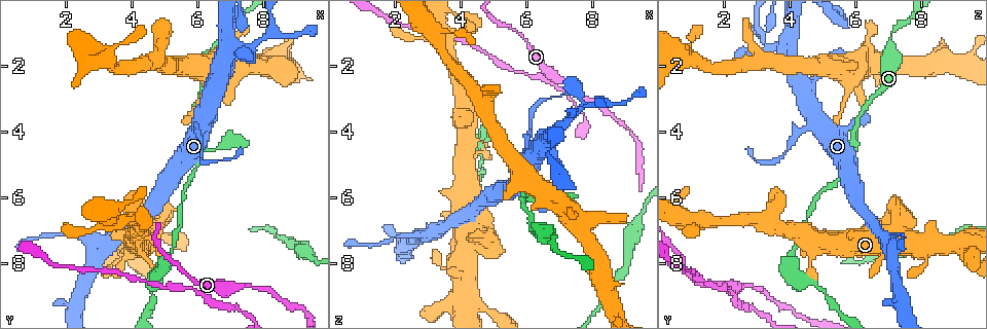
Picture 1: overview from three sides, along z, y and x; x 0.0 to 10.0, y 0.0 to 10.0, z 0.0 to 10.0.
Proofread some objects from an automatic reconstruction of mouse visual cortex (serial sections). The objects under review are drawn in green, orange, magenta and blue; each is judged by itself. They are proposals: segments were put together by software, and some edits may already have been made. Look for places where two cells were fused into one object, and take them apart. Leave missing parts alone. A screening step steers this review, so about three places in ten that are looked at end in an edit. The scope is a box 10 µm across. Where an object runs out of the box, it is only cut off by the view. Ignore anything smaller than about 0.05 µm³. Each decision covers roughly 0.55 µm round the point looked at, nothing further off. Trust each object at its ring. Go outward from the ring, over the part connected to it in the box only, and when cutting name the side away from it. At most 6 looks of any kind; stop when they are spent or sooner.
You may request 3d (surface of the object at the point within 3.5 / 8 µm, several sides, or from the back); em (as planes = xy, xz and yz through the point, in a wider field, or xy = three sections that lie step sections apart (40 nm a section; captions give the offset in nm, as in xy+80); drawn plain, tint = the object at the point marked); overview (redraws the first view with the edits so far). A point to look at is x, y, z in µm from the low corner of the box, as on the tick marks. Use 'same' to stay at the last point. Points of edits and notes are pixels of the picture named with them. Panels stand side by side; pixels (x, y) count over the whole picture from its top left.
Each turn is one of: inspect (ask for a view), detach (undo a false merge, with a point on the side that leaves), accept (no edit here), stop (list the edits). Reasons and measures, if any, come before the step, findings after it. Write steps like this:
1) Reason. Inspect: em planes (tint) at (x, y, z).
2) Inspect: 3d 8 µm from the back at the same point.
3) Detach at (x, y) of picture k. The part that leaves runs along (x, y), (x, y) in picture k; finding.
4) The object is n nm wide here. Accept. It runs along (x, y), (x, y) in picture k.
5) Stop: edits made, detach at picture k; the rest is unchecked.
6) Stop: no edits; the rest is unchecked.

Abrupt turn. Inspect: 3d 3.5 µm at (6.70, 9.25, 2.50).

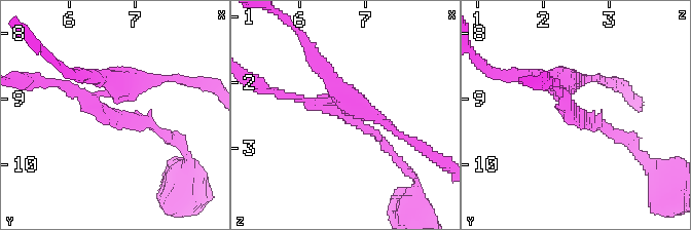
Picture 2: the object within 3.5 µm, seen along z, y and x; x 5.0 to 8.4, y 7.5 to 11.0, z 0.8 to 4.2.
Now the EM. Inspect: em xy step 5 (tint) at (6.65, 9.25, 2.50).

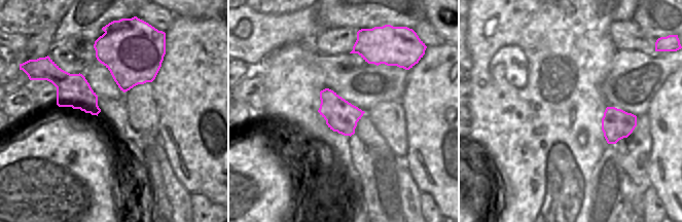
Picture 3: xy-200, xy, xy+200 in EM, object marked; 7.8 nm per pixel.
The arms are 150, 150, 250 nm wide. Detach at (122, 124) of picture 2. The part that leaves runs along (102, 91), (29, 82) in picture 2; two cells meet here.

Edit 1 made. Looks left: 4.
See it whole again. Inspect: overview.

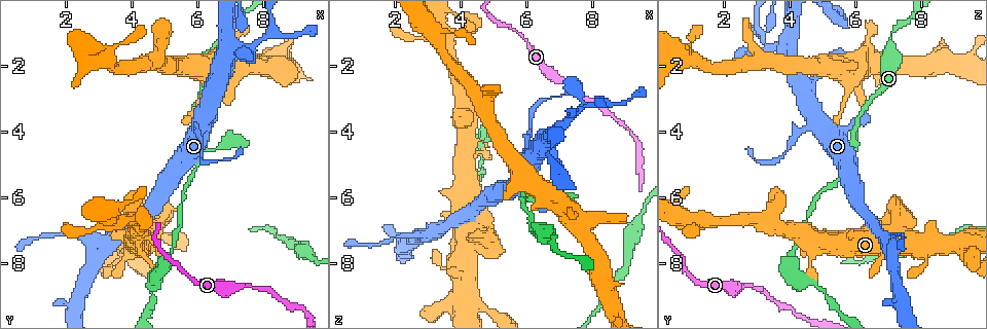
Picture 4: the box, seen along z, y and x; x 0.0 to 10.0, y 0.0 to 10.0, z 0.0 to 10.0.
Three-way junction. Inspect: 3d 3.5 µm at (6.05, 3.80, 4.60).

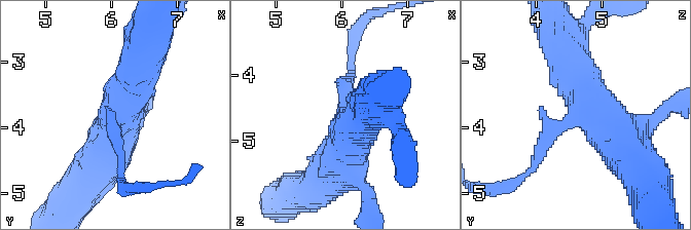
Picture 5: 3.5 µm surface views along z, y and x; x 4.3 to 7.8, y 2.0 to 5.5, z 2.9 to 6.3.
3 arms meet here; the arms are 250, 500, 700 nm wide. Inspect: em xy step 2 (tint) at (6.10, 3.80, 4.60).

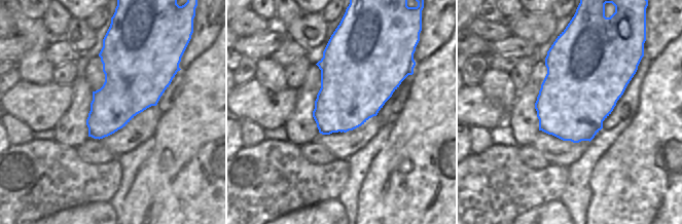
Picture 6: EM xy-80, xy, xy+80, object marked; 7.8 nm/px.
Inspect: em xy step 5 (tint) at the same point.

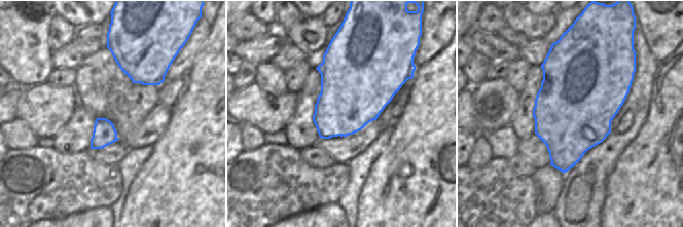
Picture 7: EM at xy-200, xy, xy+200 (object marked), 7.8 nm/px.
Detach at (539, 153) of picture 5. A second cell is stuck on.

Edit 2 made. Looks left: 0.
Stop: edits made, detach at picture 2, detach at picture 5; the rest is unchecked.

